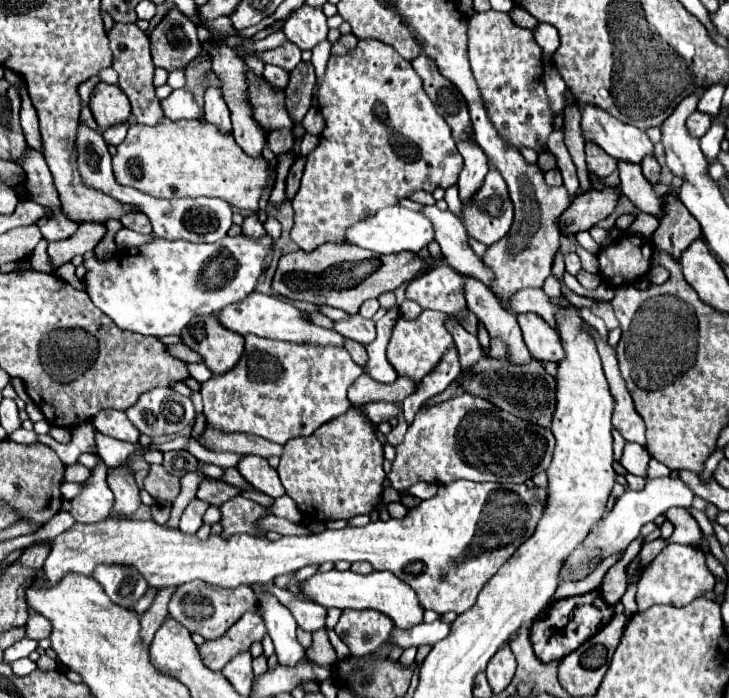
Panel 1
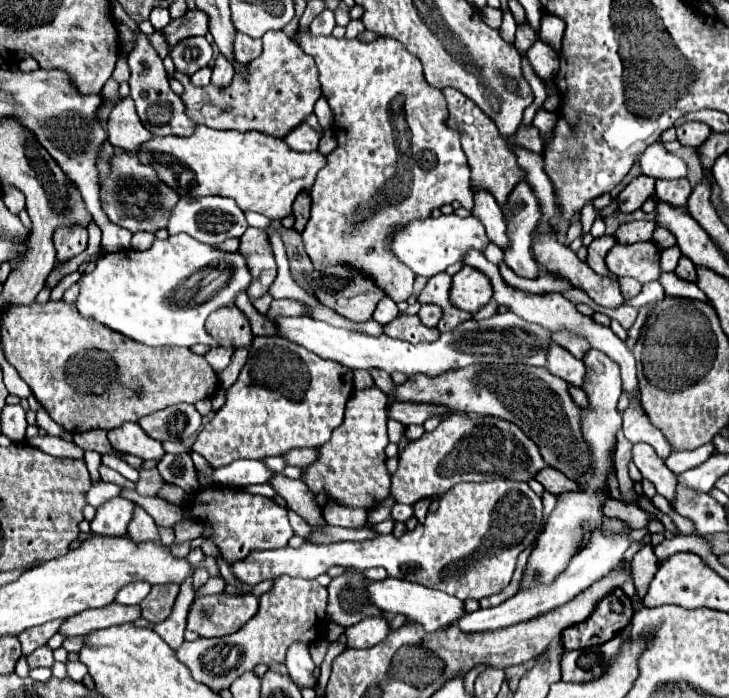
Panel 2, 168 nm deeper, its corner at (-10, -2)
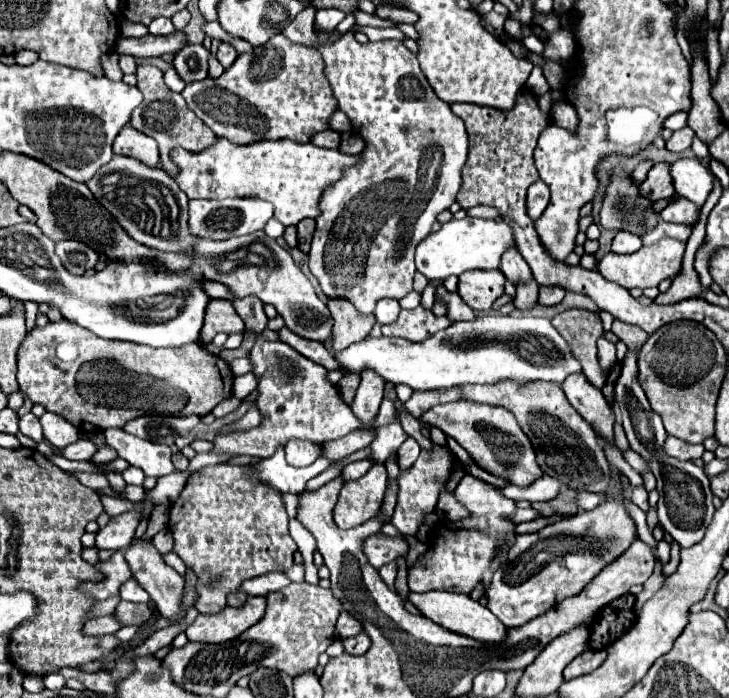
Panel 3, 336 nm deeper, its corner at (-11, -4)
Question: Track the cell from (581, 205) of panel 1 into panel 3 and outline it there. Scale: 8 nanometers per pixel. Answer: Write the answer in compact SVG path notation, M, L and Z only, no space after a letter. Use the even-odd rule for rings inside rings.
M655 164L645 182L641 182L639 186L639 194L649 198L651 202L657 202L661 198L671 198L675 194L675 188L671 184L671 174L669 174L669 166L667 164Z

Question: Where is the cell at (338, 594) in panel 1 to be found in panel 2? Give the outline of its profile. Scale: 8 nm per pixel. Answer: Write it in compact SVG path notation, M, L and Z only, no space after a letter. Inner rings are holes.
M386 578L382 582L368 582L368 592L372 602L380 608L386 610L388 614L404 614L408 620L420 622L426 632L434 632L442 626L454 624L460 618L464 618L464 602L458 602L458 598L450 598L450 594L442 594L440 590L426 588L422 584L398 580L398 578Z

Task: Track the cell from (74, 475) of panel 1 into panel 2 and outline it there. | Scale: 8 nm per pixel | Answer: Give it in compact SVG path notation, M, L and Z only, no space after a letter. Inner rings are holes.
M34 436L28 440L28 444L58 458L84 458L82 448L78 448L74 442L68 442L56 436Z

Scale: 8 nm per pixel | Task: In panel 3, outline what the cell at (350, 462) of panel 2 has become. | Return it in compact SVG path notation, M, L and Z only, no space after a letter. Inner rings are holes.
M361 372L361 384L351 402L351 412L361 422L359 430L373 430L371 424L375 422L379 404L383 400L383 386L385 380L381 376L375 376L375 372Z

